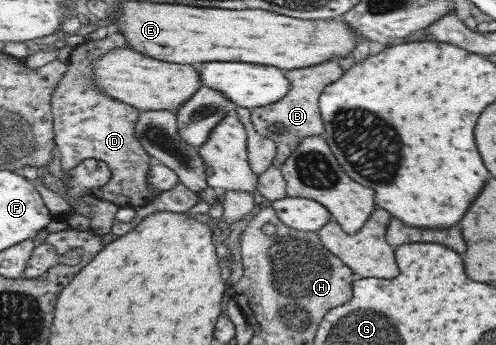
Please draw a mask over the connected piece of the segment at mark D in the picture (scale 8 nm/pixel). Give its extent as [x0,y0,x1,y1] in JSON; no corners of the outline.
[52,29,161,208]

